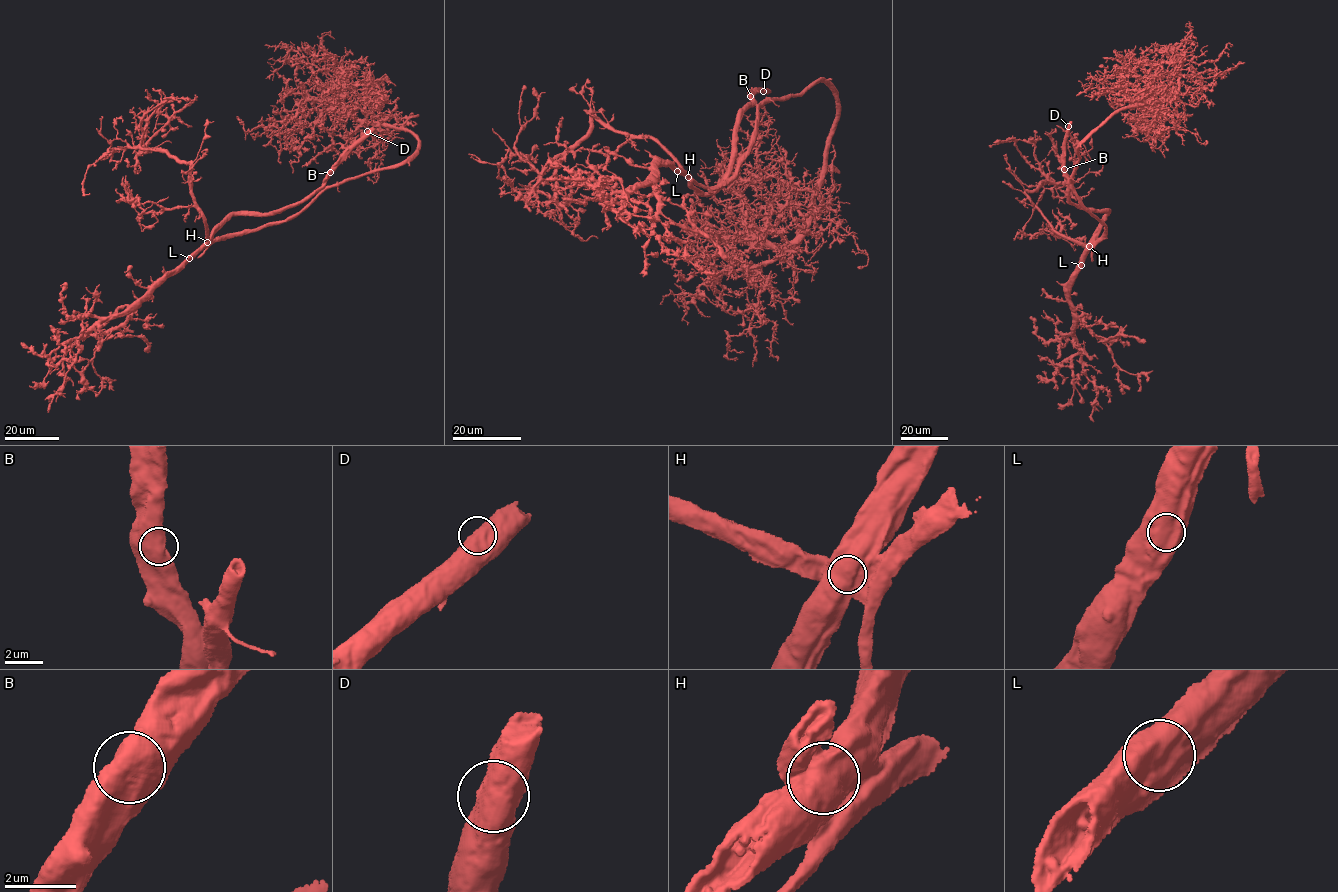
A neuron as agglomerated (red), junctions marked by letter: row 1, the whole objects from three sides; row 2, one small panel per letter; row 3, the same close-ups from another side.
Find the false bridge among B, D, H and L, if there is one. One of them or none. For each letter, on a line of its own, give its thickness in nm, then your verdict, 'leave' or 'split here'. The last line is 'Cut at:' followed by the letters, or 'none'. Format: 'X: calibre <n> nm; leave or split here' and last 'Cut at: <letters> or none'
B: calibre 1100 nm; leave
D: calibre 950 nm; leave
H: calibre 1350 nm; split here
L: calibre 950 nm; leave
Cut at: H

